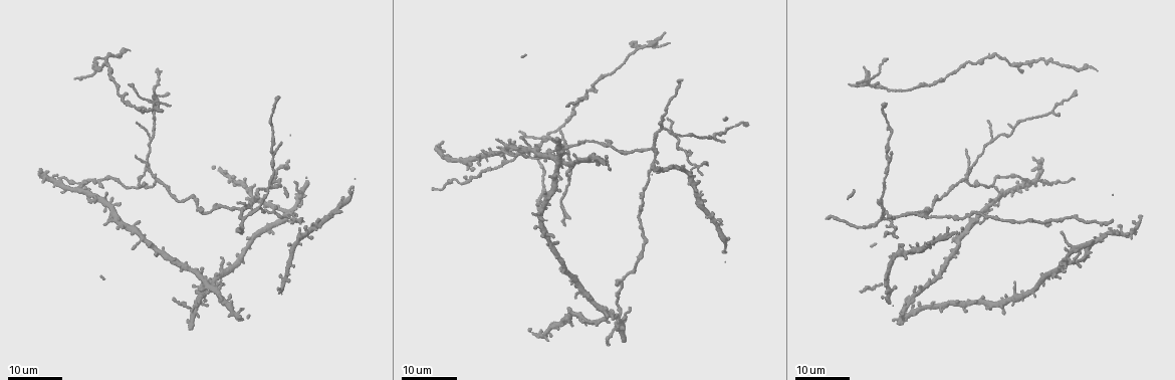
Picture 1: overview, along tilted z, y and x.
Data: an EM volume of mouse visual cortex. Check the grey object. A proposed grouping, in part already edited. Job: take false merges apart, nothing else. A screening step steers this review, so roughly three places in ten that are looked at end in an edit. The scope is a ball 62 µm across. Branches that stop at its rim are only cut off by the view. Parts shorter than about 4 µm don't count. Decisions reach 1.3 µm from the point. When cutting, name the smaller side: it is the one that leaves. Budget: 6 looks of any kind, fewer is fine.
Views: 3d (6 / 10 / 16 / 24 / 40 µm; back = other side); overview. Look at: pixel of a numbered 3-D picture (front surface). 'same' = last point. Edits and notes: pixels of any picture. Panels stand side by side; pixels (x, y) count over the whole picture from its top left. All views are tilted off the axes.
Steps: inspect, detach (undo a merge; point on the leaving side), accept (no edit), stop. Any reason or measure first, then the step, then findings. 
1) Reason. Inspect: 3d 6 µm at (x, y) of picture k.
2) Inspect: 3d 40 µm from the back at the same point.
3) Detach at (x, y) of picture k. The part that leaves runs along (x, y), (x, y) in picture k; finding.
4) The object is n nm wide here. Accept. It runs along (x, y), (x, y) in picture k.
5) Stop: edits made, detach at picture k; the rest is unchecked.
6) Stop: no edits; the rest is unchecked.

Small branch off a trunk. Inspect: 3d 24 µm at (679, 138) of picture 1.

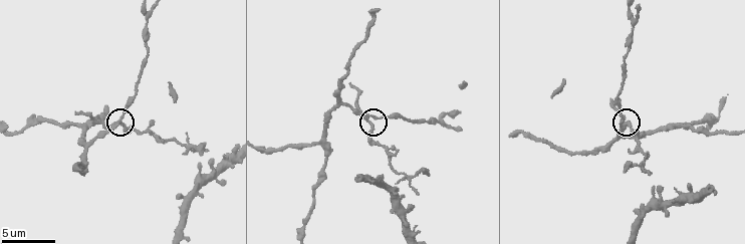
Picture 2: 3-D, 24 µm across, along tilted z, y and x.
Closer look. Inspect: 3d 6 µm at (370, 123) of picture 2.

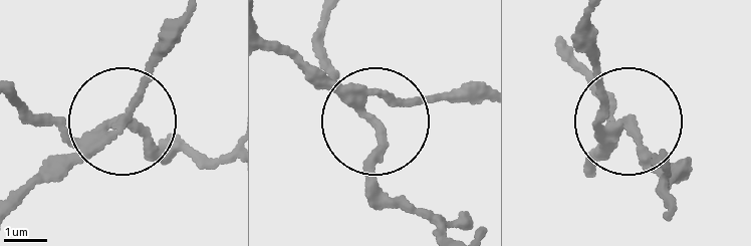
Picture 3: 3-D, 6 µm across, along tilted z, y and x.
Accept. It runs along (275, 52), (370, 114), (483, 95) in picture 3; all the same neuron.

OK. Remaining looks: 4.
Calibre changes. Inspect: 3d 6 µm at (388, 160) of picture 2.

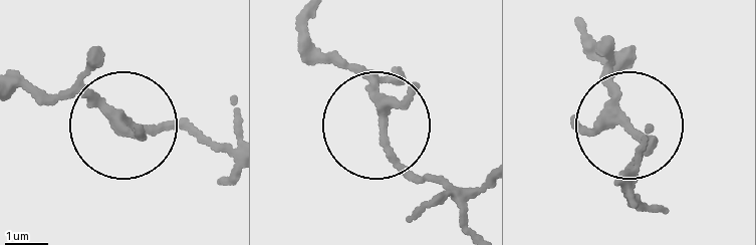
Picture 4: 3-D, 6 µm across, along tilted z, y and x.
3 arms meet here. Accept. It runs along (306, 24), (314, 47), (360, 74), (391, 151), (455, 191) in picture 4; one neuron here.

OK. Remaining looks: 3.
A narrow waist. Inspect: 3d 6 µm at (147, 23) of picture 2.

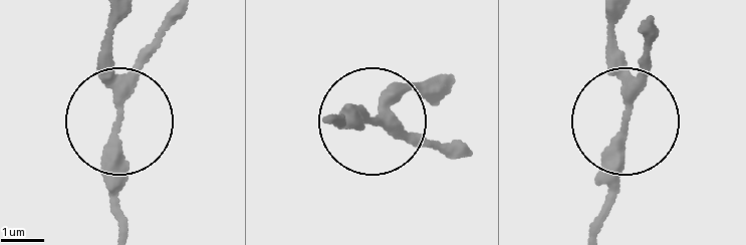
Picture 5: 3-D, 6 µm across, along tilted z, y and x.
Accept. It runs along (122, 222), (110, 18) in picture 5; continuous, no second neuron.

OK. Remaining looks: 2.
Stop: no edits; the rest is unchecked.

